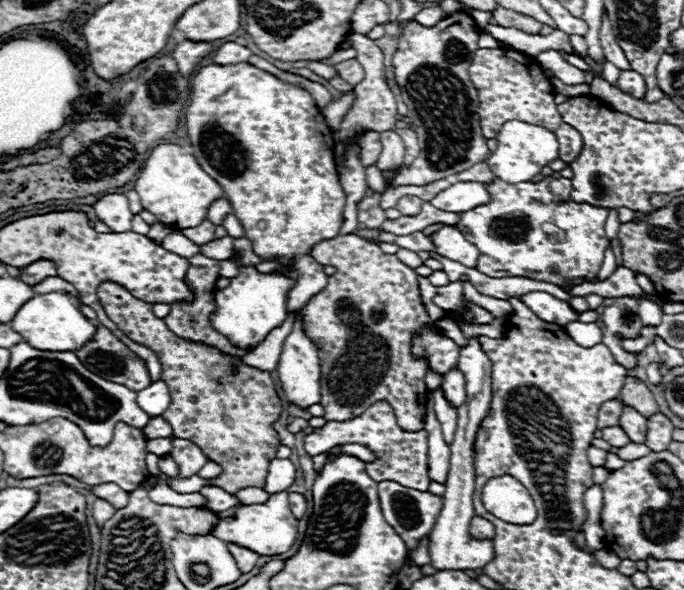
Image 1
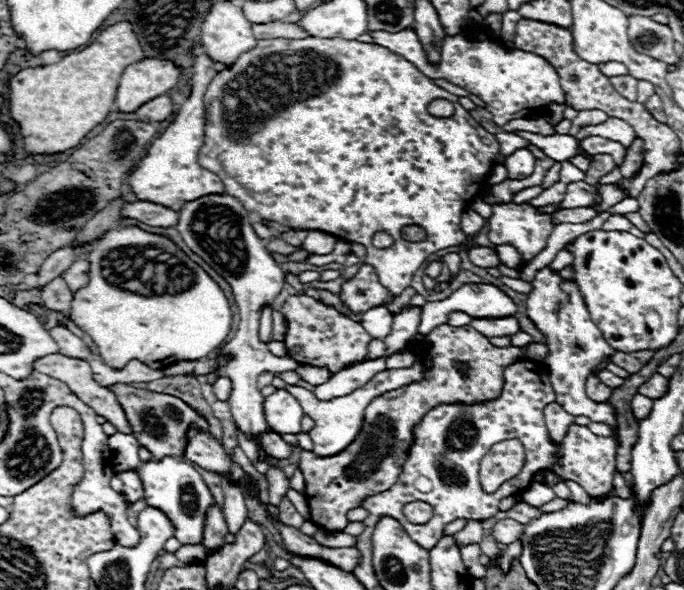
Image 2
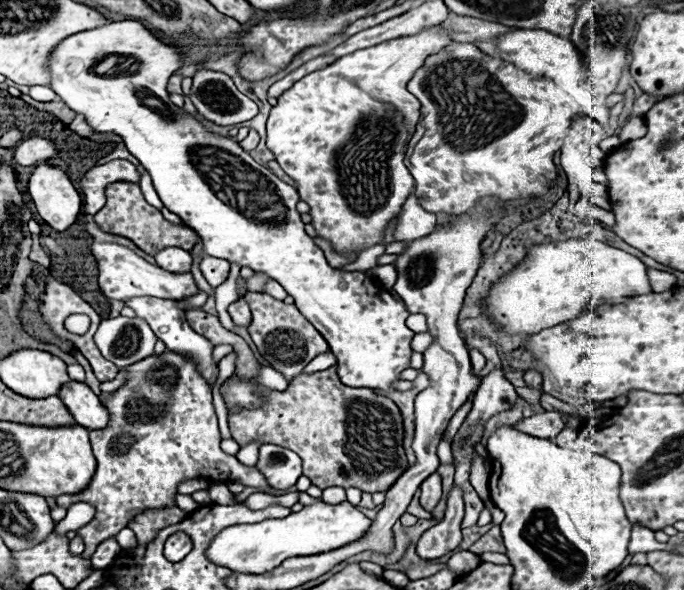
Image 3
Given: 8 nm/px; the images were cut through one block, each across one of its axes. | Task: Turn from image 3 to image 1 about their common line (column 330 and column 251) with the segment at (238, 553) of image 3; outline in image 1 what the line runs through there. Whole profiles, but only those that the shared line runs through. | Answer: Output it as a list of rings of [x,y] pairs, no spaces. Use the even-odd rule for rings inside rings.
[[[276,492],[270,494],[270,498],[264,504],[240,506],[234,516],[220,520],[212,534],[220,536],[220,540],[224,542],[234,542],[244,548],[252,548],[252,552],[258,552],[260,556],[274,556],[292,548],[298,534],[298,520],[290,510],[288,492]]]

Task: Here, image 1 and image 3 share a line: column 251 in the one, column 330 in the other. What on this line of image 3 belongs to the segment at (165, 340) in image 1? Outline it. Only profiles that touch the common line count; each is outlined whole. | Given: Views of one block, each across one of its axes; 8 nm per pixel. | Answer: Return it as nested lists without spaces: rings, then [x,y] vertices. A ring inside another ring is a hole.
[[[336,364],[316,374],[298,374],[286,392],[266,392],[264,406],[256,410],[242,410],[228,416],[232,438],[244,446],[252,440],[264,444],[284,446],[302,458],[302,474],[318,488],[342,486],[358,488],[362,492],[386,492],[408,468],[404,452],[404,422],[394,400],[376,394],[372,388],[352,388],[340,382]]]

